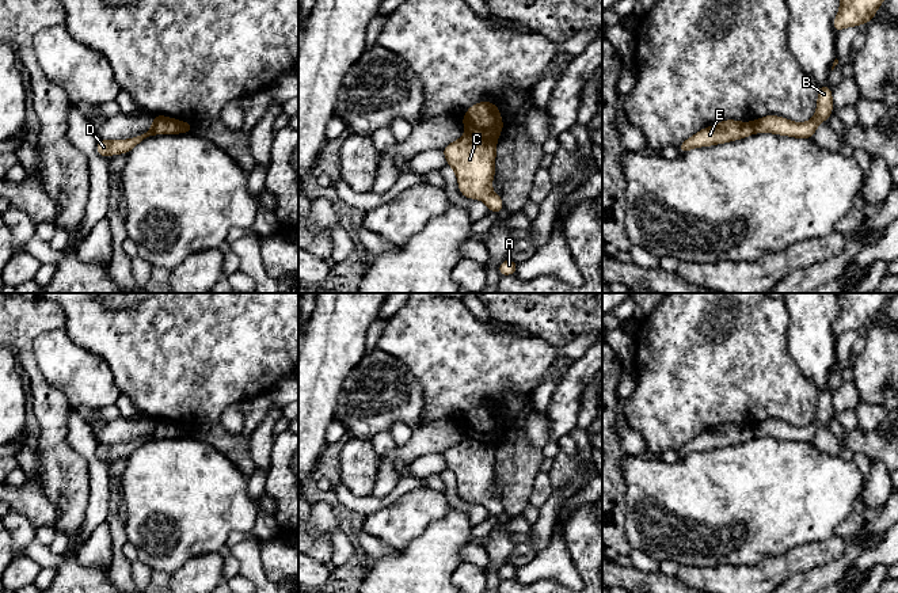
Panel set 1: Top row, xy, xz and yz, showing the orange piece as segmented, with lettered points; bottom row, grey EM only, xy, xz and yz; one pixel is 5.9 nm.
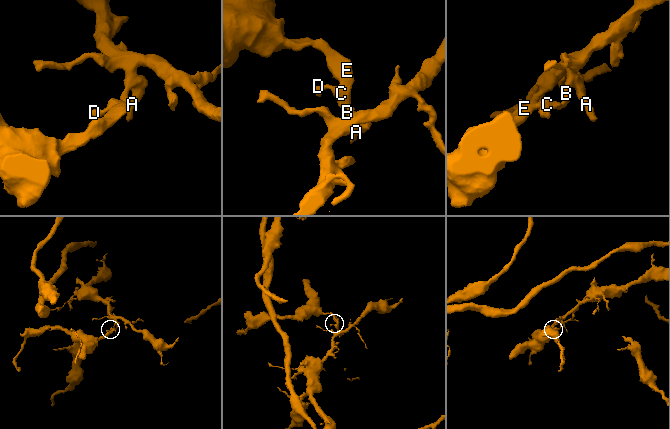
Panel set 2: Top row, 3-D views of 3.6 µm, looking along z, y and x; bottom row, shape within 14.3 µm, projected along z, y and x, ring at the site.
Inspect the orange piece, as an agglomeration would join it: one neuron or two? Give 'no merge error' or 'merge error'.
merge error

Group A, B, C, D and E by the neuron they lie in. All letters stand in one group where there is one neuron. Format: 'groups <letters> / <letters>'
groups A B C D / E

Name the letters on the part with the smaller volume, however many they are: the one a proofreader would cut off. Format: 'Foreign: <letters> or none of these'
Foreign: E

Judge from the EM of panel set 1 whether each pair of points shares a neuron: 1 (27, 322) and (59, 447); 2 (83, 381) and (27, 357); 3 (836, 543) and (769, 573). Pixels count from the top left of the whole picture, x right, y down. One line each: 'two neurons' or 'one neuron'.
1: one neuron
2: two neurons
3: one neuron

